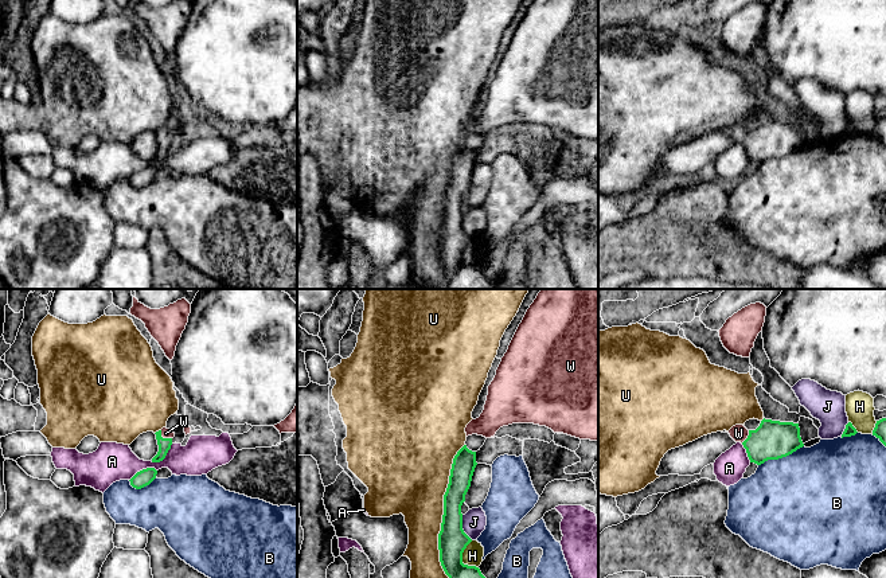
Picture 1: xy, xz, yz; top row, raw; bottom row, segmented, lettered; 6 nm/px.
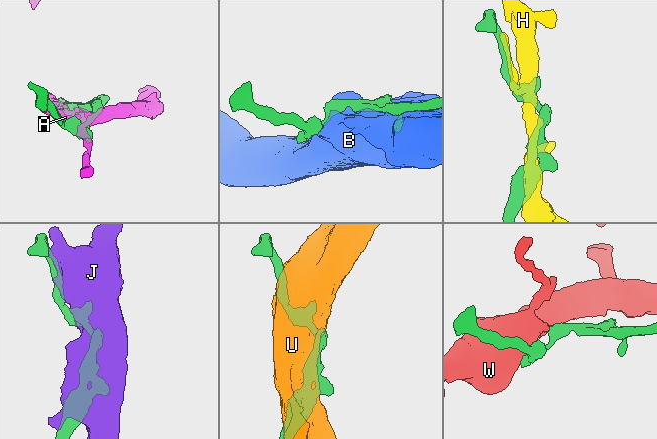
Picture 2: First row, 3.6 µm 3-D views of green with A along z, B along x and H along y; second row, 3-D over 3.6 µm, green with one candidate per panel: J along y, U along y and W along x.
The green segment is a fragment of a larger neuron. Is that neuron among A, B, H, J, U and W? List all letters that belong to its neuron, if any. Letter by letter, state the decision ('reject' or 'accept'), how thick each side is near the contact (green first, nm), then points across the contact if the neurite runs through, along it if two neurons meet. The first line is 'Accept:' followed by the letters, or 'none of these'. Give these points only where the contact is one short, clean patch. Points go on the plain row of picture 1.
Accept: W
A: reject | 80/220 nm
B: reject | 240/500 nm
H: reject | 240/120 nm | along xz (472, 239), (463, 252), (463, 261), (477, 266)
J: reject | 180/140 nm | along xz (461, 214), (461, 227), (472, 238)
U: reject | 180/360 nm
W: accept | 80/60 nm | across xy (164, 143), (164, 137), (166, 132)

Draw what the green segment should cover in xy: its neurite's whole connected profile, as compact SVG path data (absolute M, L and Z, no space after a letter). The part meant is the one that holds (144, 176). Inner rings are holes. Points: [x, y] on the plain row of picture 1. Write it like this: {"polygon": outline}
{"polygon": "M147 167L137 171L129 180L136 188L141 188L149 184L156 177L157 169L155 167Z"}

